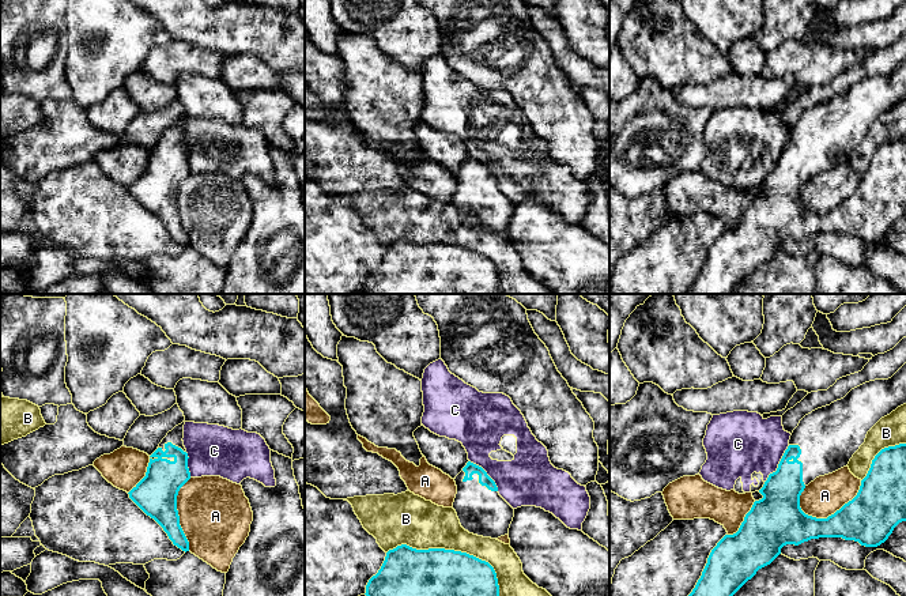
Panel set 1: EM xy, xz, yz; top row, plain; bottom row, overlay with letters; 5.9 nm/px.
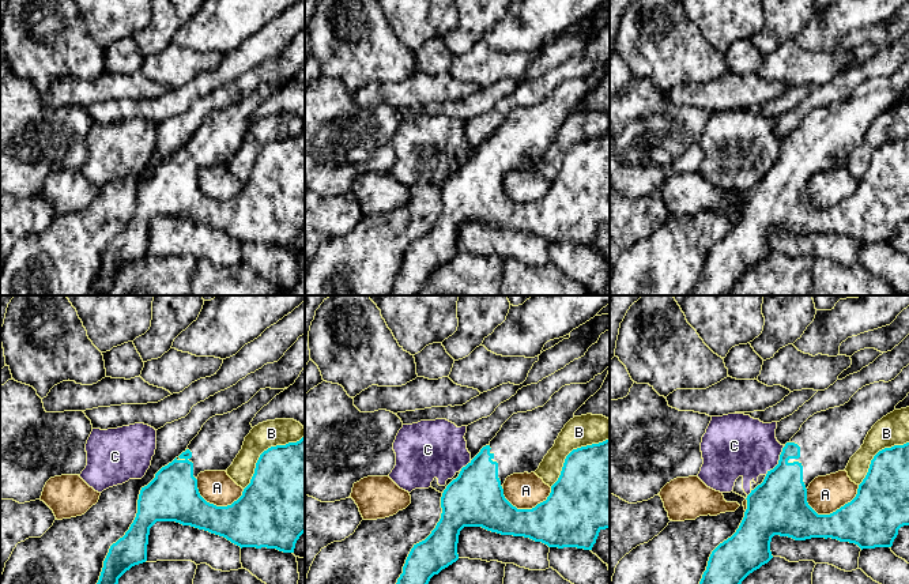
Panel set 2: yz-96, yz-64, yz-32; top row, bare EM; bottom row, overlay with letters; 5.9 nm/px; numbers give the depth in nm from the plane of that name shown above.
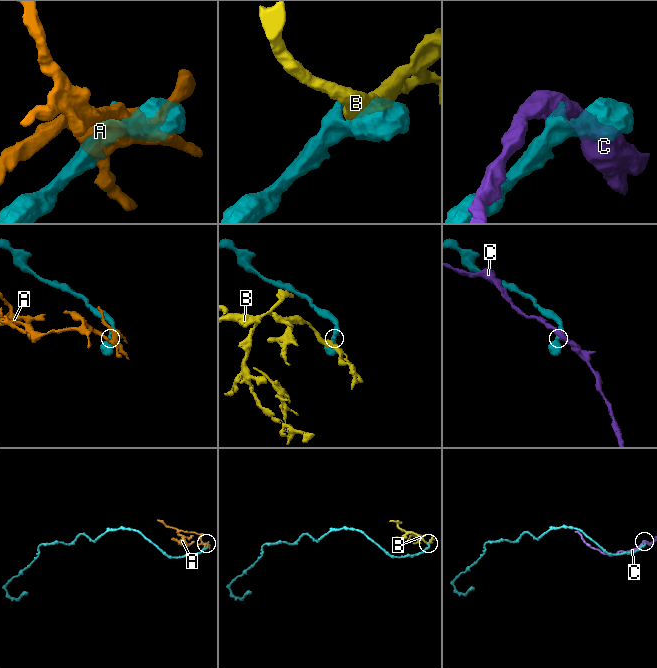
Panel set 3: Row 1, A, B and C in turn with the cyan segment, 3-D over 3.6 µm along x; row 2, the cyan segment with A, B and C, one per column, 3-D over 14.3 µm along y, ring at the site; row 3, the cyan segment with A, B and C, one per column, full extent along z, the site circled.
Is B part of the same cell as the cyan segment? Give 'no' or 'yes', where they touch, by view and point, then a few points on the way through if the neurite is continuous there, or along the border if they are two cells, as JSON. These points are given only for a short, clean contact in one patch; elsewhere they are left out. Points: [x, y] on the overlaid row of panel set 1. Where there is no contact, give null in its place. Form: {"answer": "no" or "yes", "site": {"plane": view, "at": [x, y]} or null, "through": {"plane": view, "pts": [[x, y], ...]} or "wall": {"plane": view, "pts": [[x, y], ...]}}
{"answer": "no", "site": {"plane": "xz", "at": [453, 550]}}

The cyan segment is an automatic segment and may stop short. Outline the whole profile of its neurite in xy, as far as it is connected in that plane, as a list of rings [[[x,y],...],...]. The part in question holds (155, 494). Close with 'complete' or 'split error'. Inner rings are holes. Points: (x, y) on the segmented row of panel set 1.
[[[184,425],[175,426],[150,456],[146,476],[128,493],[129,498],[167,533],[174,546],[189,551],[189,542],[180,525],[177,495],[190,479],[184,446]]]; split error

